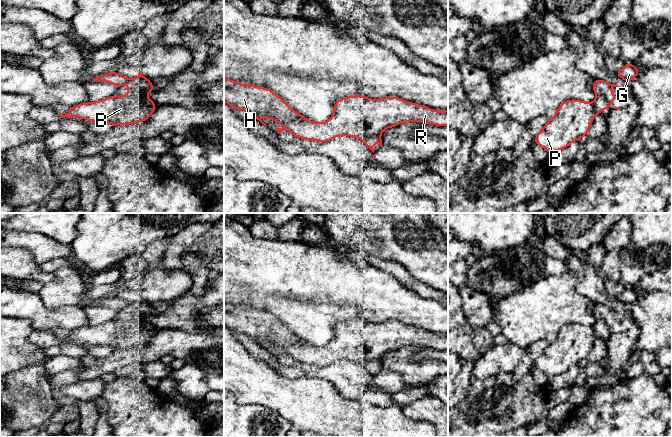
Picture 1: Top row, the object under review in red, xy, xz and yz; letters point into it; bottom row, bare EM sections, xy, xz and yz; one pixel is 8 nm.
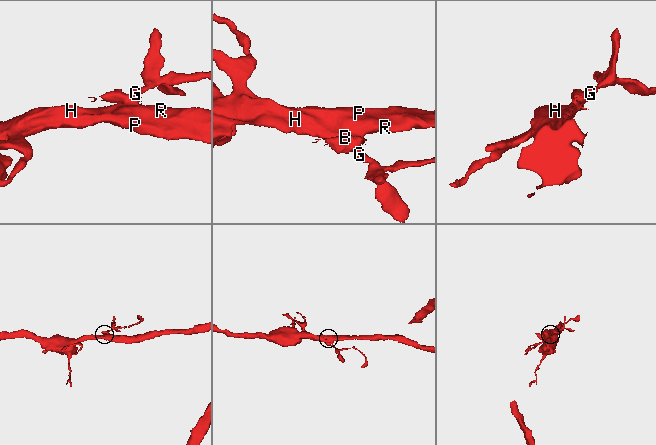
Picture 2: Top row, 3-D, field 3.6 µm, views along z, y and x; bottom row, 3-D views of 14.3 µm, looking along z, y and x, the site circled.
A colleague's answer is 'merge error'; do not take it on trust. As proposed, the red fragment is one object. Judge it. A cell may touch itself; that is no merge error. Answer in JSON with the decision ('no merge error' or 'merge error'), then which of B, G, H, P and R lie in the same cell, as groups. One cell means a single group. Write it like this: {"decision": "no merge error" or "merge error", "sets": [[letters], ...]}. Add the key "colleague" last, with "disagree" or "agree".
{"decision": "merge error", "sets": [["B", "H", "P", "R"], ["G"]], "colleague": "agree"}

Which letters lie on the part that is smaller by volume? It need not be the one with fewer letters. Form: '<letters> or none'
G

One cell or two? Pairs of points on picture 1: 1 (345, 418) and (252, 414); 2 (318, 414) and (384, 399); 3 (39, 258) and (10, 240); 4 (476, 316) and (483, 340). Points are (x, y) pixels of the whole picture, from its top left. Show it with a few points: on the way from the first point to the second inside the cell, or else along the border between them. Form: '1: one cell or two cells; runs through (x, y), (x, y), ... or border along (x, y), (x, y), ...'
1: two cells; border along (259, 404), (278, 412), (292, 426)
2: two cells; border along (345, 397), (360, 399), (377, 405), (391, 405)
3: one cell; runs through (35, 250), (25, 240), (18, 240)
4: two cells; border along (463, 309), (470, 324), (484, 327)

